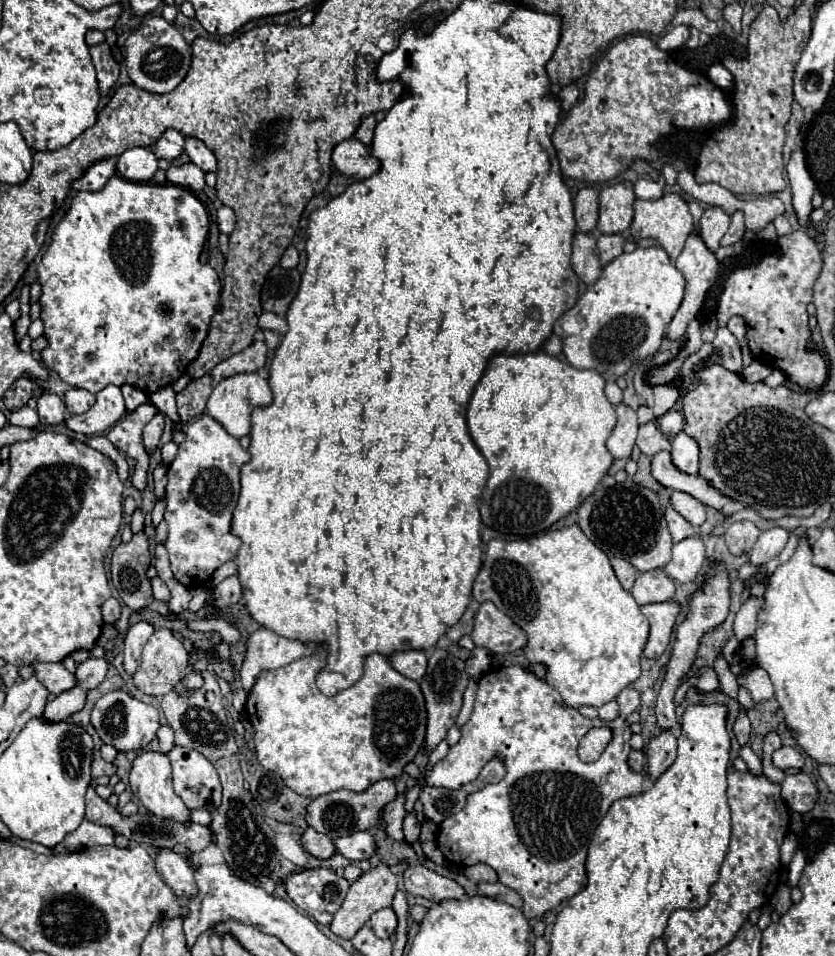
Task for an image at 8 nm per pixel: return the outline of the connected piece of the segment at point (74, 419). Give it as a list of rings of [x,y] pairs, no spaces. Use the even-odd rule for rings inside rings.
[[[107,385],[103,391],[97,393],[95,405],[87,413],[69,415],[65,419],[65,427],[83,435],[99,435],[105,433],[115,423],[119,423],[123,415],[125,403],[121,389],[115,385]]]

